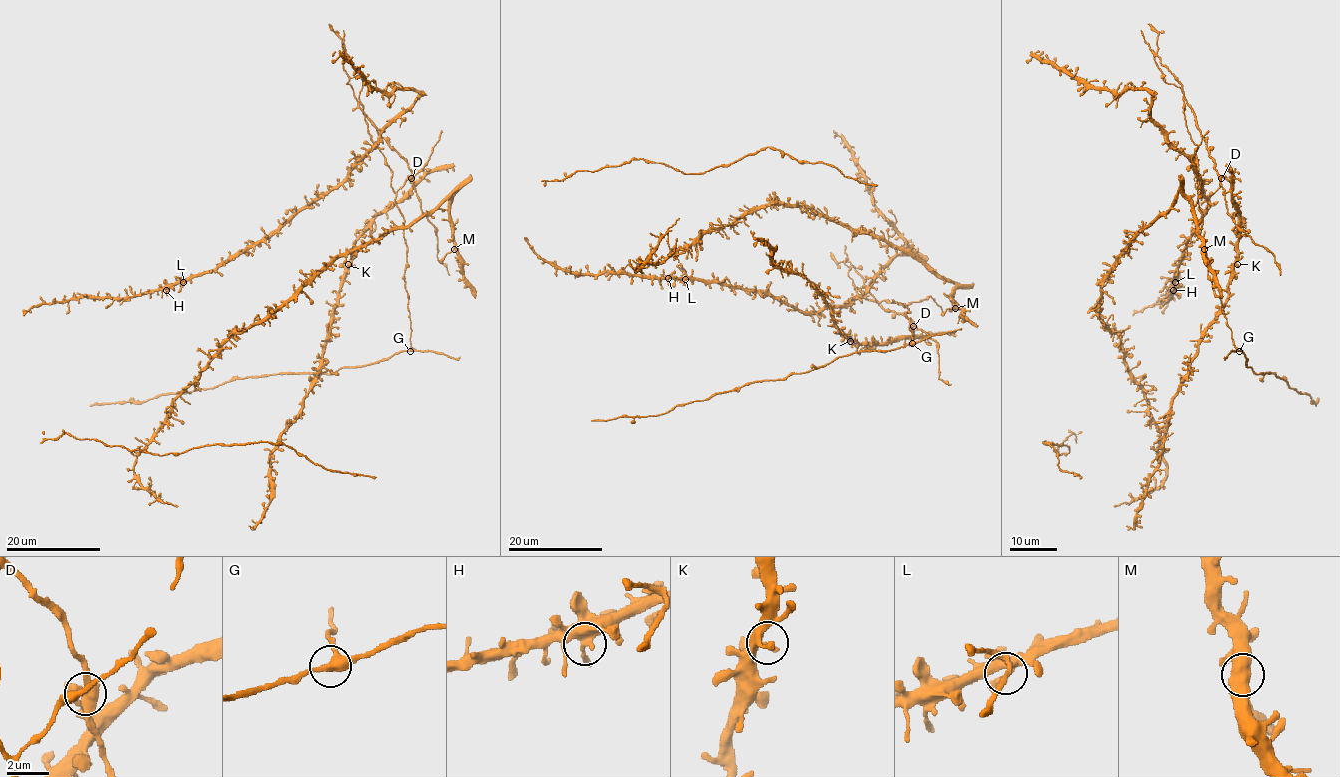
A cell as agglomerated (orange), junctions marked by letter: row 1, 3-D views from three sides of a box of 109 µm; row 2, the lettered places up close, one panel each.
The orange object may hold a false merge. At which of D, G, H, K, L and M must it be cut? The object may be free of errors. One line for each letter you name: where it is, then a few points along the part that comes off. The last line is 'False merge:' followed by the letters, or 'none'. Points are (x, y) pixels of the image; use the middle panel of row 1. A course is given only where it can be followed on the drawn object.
L: place (685, 279)
False merge: L

